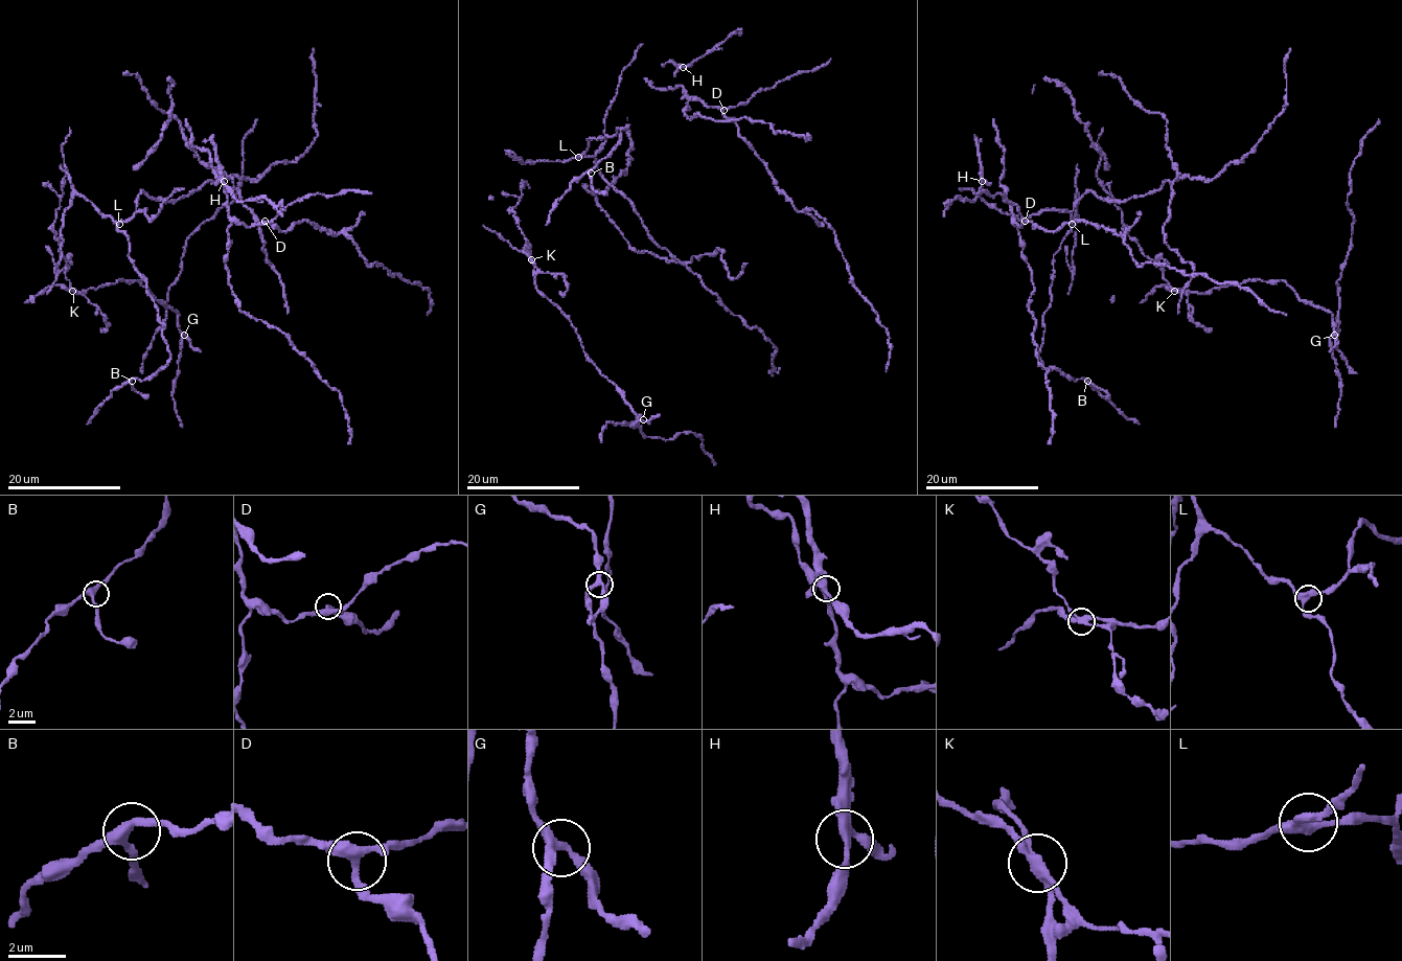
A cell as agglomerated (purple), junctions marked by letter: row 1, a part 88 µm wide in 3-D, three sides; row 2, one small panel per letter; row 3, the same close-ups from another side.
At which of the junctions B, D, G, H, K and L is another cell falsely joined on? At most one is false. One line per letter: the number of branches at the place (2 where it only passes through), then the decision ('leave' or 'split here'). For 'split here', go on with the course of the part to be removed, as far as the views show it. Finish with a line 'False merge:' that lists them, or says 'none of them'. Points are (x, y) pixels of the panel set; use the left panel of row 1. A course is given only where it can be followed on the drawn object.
B: branches 3; leave
D: branches 3; leave
G: branches 3; leave
H: branches 3; leave
K: branches 3; split here; course (72, 291), (65, 277), (67, 261), (53, 229), (67, 166), (63, 144), (69, 128)
L: branches 3; leave
False merge: K

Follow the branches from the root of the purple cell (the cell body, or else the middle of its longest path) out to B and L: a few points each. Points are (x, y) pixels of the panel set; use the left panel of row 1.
B: (89, 201), (128, 237), (129, 258), (145, 282), (169, 353), (168, 362), (150, 378), (132, 381)
L: (89, 201), (119, 224)

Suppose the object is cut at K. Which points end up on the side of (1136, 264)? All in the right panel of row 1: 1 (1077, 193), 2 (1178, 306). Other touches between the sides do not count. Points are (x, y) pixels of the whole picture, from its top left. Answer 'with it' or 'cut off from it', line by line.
1: with it
2: with it

